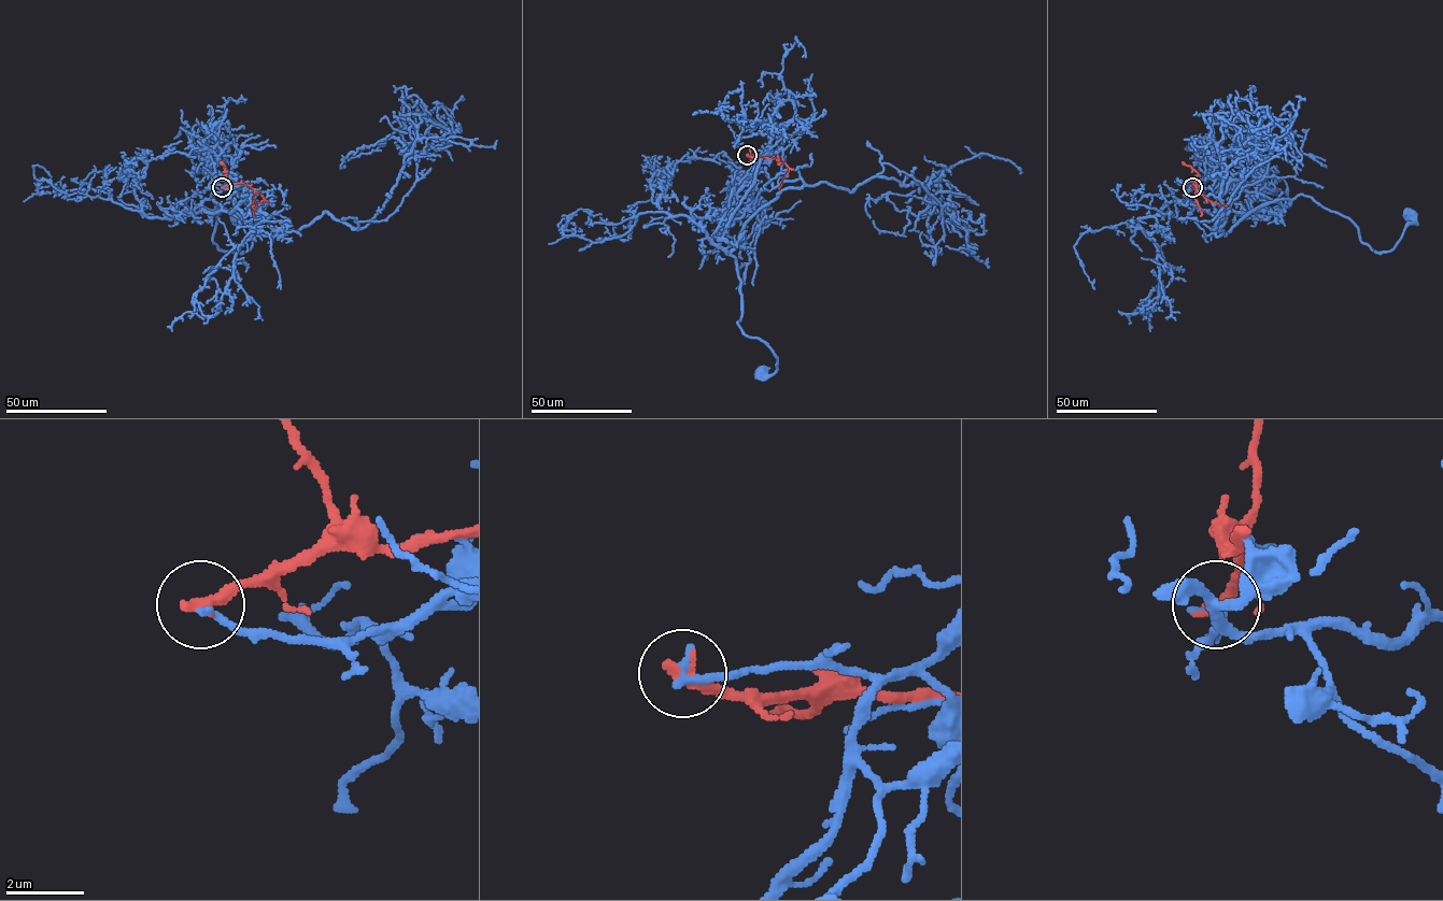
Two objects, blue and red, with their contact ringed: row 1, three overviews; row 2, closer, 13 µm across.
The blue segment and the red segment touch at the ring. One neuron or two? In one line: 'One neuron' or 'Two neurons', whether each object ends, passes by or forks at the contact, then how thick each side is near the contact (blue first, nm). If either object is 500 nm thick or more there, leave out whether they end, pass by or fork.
Two neurons. At the ring blue ends. At the ring red ends. Thickness 260 nm (blue) against 360 nm

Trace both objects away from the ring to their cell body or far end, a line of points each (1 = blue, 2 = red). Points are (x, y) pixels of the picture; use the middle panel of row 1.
1: (747, 155), (755, 162), (732, 190), (710, 243), (736, 262), (740, 328), (777, 357), (777, 370), (761, 373)
2: (747, 155), (778, 158), (788, 167), (780, 189)

